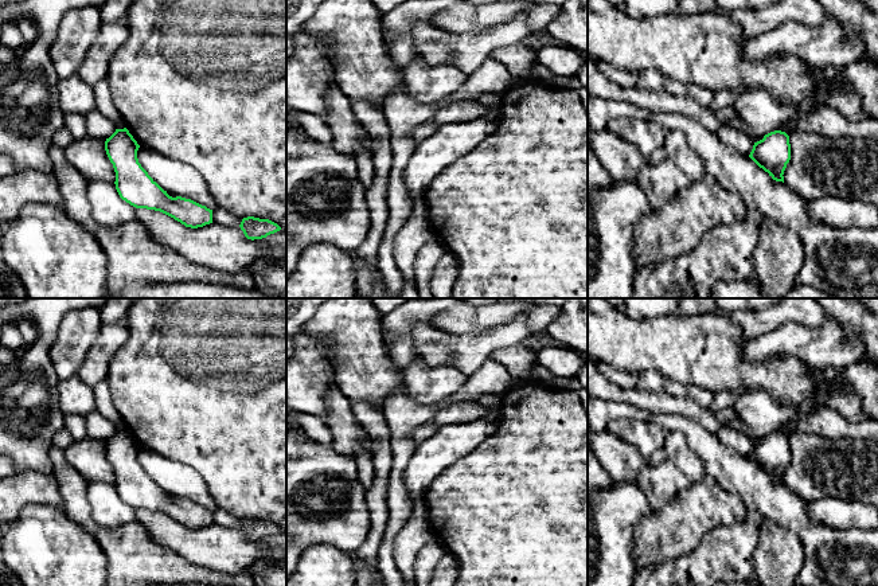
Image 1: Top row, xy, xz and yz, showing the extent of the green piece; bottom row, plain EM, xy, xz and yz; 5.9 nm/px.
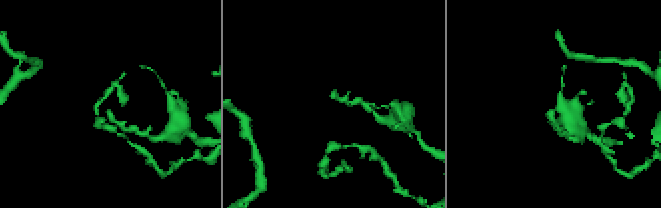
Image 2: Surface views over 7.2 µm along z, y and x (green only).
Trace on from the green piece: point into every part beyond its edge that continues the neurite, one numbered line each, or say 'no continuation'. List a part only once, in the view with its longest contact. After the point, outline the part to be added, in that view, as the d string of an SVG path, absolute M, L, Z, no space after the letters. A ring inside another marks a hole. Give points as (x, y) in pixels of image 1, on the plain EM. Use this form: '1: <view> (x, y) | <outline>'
no continuation

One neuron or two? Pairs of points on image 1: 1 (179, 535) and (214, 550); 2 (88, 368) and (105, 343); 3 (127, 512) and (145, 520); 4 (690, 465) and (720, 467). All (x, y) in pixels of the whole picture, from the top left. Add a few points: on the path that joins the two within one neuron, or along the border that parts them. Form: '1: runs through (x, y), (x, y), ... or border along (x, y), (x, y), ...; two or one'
1: runs through (187, 542), (206, 547); one
2: runs through (94, 362), (102, 350); one
3: border along (136, 510), (133, 519); two
4: border along (686, 438), (690, 449), (701, 460), (706, 475); two

